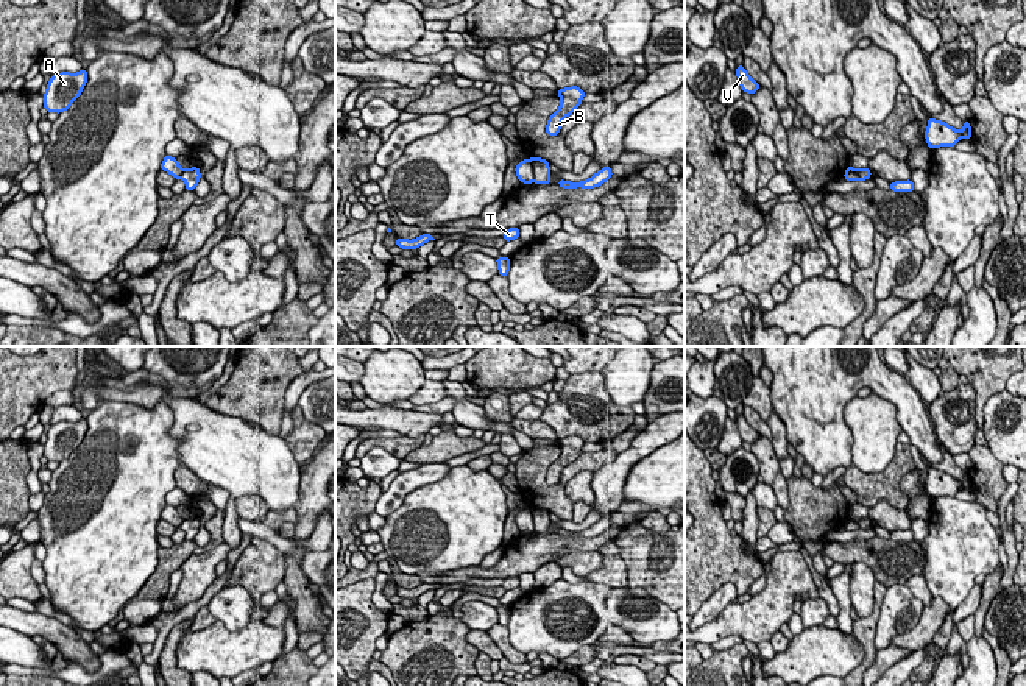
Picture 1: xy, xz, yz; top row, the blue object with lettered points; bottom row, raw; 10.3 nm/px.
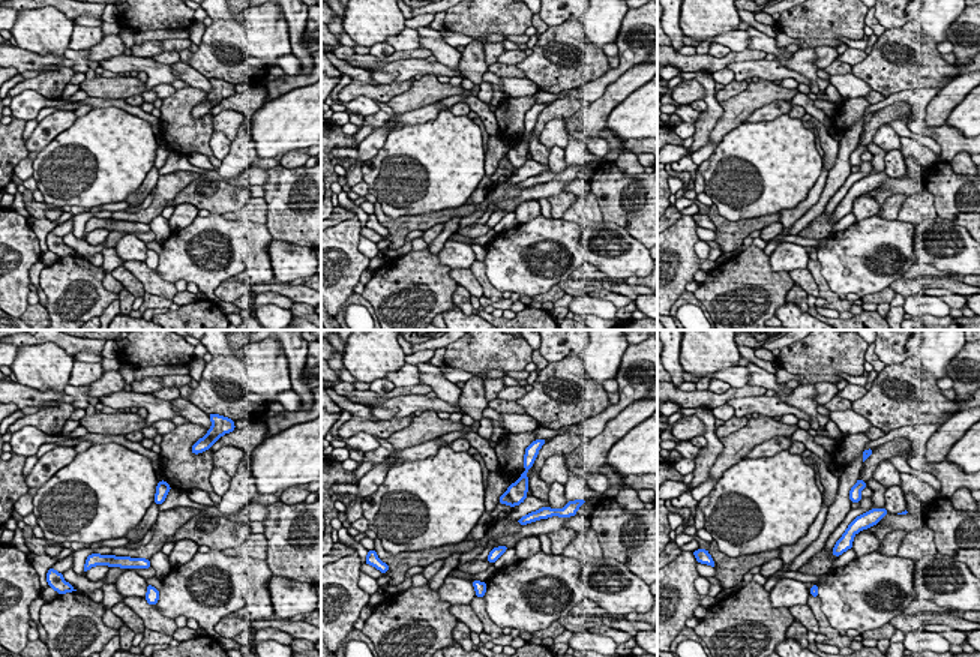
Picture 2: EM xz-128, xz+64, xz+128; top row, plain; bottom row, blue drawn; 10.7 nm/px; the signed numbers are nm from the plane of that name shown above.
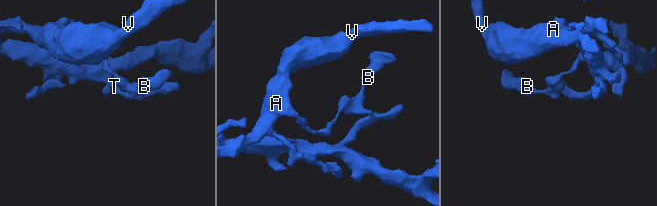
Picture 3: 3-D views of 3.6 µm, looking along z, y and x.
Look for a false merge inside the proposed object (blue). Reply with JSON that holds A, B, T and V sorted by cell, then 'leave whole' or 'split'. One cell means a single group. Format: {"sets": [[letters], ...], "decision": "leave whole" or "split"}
{"sets": [["A", "V"], ["B", "T"]], "decision": "split"}

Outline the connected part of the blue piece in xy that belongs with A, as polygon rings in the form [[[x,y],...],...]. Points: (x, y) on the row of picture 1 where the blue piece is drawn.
[[[86,69],[78,73],[61,72],[51,76],[44,94],[44,108],[48,112],[67,111],[70,104],[81,95],[87,83]]]

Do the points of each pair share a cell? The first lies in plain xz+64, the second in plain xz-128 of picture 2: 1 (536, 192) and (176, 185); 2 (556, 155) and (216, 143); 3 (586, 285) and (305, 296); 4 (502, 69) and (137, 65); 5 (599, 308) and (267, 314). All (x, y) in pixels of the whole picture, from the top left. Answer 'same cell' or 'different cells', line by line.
1: same cell
2: same cell
3: same cell
4: different cells
5: same cell

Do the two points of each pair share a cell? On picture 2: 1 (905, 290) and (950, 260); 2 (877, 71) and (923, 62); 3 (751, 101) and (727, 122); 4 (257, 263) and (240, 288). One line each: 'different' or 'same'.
1: different
2: same
3: same
4: different

